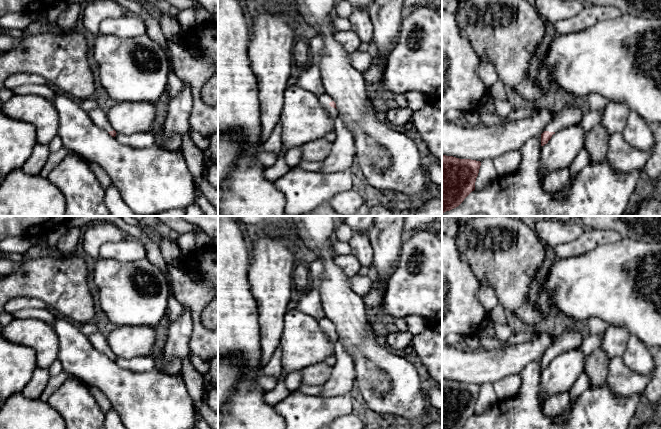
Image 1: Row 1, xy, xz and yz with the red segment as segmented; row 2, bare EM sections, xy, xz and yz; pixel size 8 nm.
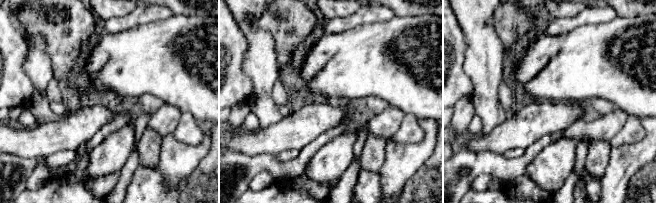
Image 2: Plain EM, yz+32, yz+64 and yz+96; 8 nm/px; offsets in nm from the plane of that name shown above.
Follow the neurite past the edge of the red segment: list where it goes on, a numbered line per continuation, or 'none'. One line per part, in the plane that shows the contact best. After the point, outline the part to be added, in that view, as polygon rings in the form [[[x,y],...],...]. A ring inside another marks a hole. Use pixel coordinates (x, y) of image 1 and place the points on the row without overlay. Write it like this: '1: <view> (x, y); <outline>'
1: xz (323, 324); [[[324,317],[320,321],[318,321],[318,327],[321,333],[328,338],[333,344],[338,341],[338,335],[336,332],[333,332],[329,329],[333,324],[329,322],[329,320]]]

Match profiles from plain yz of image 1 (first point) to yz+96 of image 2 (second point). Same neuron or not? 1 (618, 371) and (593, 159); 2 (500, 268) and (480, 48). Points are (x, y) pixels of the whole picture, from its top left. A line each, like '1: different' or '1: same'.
1: different
2: different

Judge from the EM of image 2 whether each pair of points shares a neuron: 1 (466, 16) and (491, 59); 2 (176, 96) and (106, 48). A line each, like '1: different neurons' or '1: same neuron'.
1: same neuron
2: same neuron

